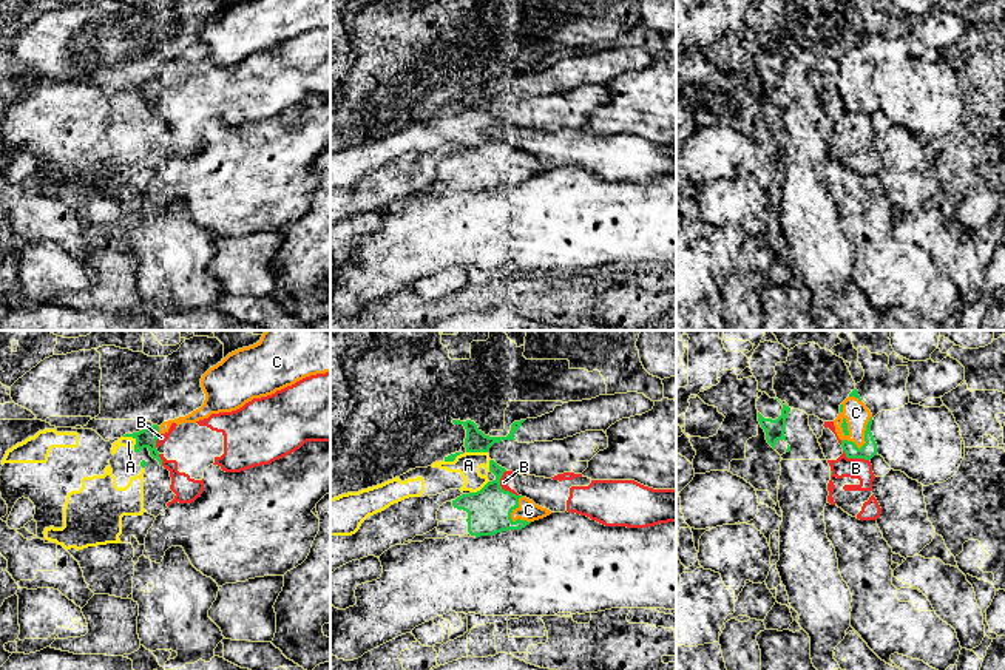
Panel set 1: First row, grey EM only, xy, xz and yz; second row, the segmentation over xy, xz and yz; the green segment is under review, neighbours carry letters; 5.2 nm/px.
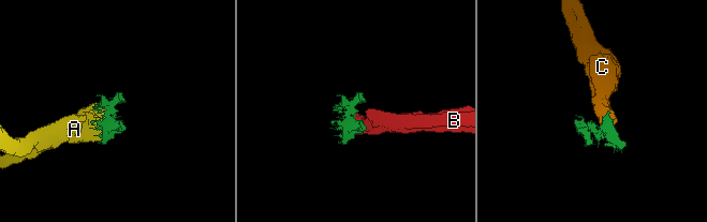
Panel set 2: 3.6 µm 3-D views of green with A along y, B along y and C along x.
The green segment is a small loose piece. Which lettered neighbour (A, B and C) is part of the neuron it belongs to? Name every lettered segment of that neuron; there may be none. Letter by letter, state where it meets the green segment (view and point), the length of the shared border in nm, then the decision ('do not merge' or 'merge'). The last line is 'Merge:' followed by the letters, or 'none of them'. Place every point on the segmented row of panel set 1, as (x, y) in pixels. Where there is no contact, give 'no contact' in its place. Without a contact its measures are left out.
A: meets green in xy at (133, 437); contact 90 nm long; do not merge
B: meets green in xz at (500, 487); contact 160 nm long; do not merge
C: meets green in yz at (865, 440); contact 200 nm long; merge
Merge: C

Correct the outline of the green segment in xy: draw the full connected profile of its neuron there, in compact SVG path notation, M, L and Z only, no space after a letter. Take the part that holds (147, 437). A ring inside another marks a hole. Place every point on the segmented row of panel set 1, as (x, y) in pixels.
M266 330L256 344L228 354L202 375L205 400L199 409L124 437L136 440L134 452L147 448L162 466L156 440L173 423L196 423L211 414L232 412L253 398L326 372L330 372L330 330Z

